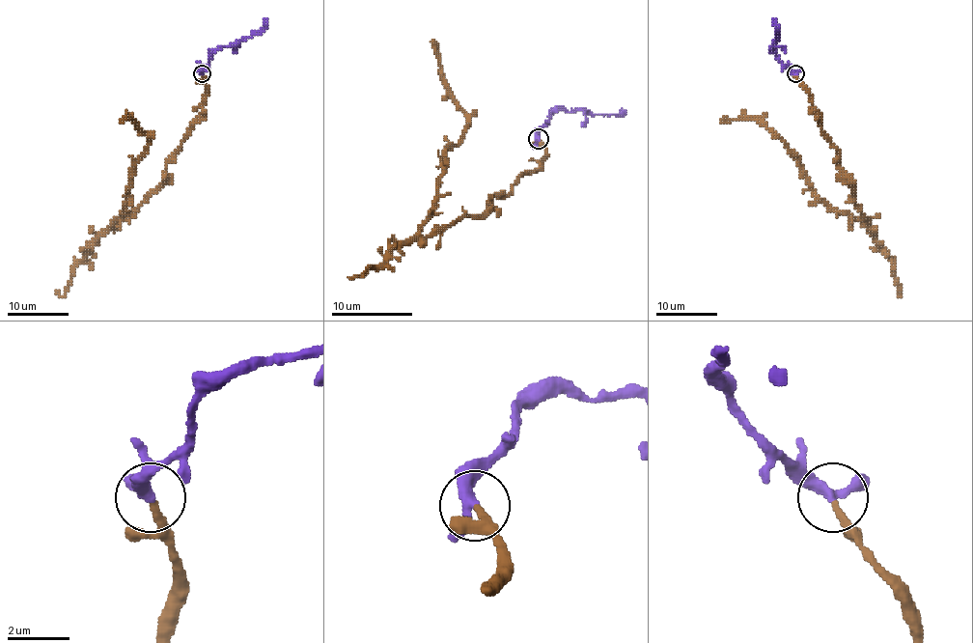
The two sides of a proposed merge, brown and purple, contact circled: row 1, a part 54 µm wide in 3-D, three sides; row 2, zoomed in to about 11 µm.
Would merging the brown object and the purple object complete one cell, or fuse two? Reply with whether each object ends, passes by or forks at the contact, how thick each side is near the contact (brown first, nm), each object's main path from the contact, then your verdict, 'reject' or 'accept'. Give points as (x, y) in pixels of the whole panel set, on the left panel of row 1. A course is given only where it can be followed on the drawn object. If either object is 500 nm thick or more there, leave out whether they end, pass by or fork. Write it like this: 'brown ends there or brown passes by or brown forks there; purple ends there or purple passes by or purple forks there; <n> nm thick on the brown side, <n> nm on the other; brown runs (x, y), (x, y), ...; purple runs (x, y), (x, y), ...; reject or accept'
brown ends there; purple passes by; 240 nm thick on the brown side, 320 nm on the other; brown runs (202, 74), (204, 113), (171, 157), (165, 180), (113, 226), (149, 139), (131, 121), (121, 122); purple runs (202, 72), (212, 53), (255, 35), (267, 19); accept

